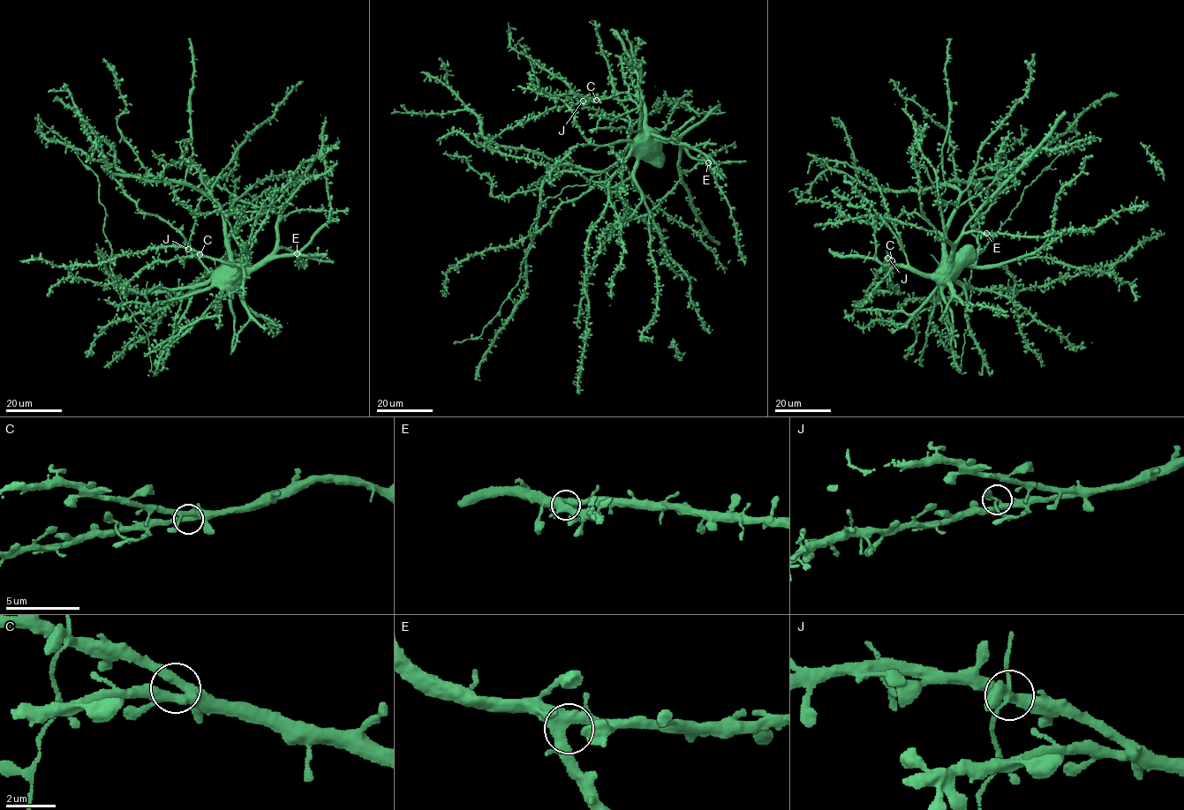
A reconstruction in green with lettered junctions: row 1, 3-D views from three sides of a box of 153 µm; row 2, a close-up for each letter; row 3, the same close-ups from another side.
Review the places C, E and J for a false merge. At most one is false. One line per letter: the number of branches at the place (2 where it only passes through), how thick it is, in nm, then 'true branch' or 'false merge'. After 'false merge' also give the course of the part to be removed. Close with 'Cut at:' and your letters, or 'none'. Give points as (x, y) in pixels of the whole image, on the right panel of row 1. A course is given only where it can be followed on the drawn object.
C: branches 4; calibre 360 nm; true branch
E: branches 5; calibre 480 nm; true branch
J: branches 5; calibre 320 nm; false merge; course (888, 258), (892, 265), (892, 277)
Cut at: J

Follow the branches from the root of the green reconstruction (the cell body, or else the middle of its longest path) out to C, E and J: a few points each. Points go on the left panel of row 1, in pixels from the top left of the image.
C: (231, 278), (231, 286), (230, 281), (236, 279), (240, 273), (237, 265), (199, 254)
E: (231, 278), (232, 281), (238, 281), (279, 248), (297, 253)
J: (231, 278), (231, 286), (230, 281), (236, 279), (240, 273), (237, 265), (202, 256), (188, 249)

